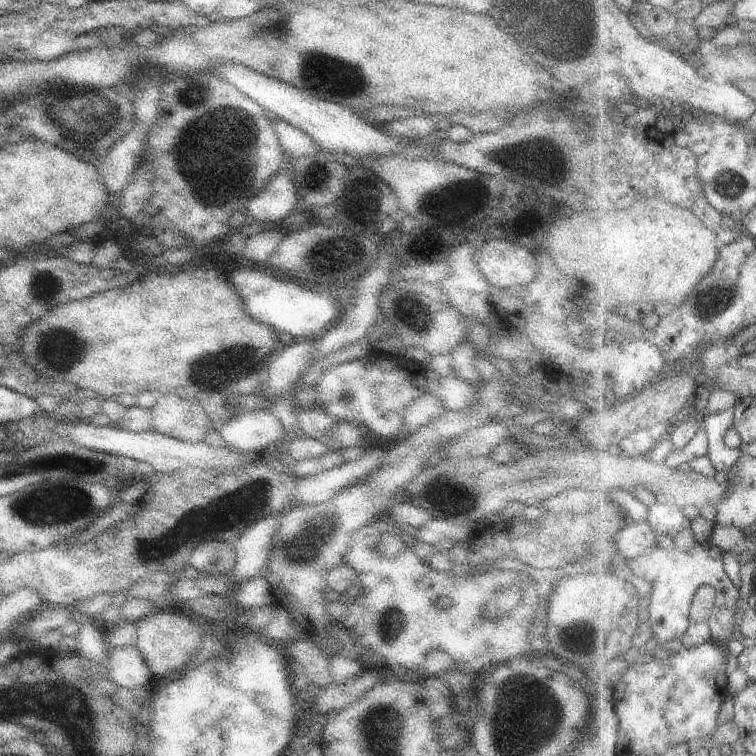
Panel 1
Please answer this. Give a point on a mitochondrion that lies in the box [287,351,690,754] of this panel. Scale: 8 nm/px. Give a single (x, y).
(520, 712)

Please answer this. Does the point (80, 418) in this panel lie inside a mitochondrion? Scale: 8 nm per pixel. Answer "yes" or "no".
no

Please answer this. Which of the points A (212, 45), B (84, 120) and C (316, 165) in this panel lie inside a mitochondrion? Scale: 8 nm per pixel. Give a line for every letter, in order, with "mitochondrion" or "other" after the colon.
A: other
B: mitochondrion
C: mitochondrion

